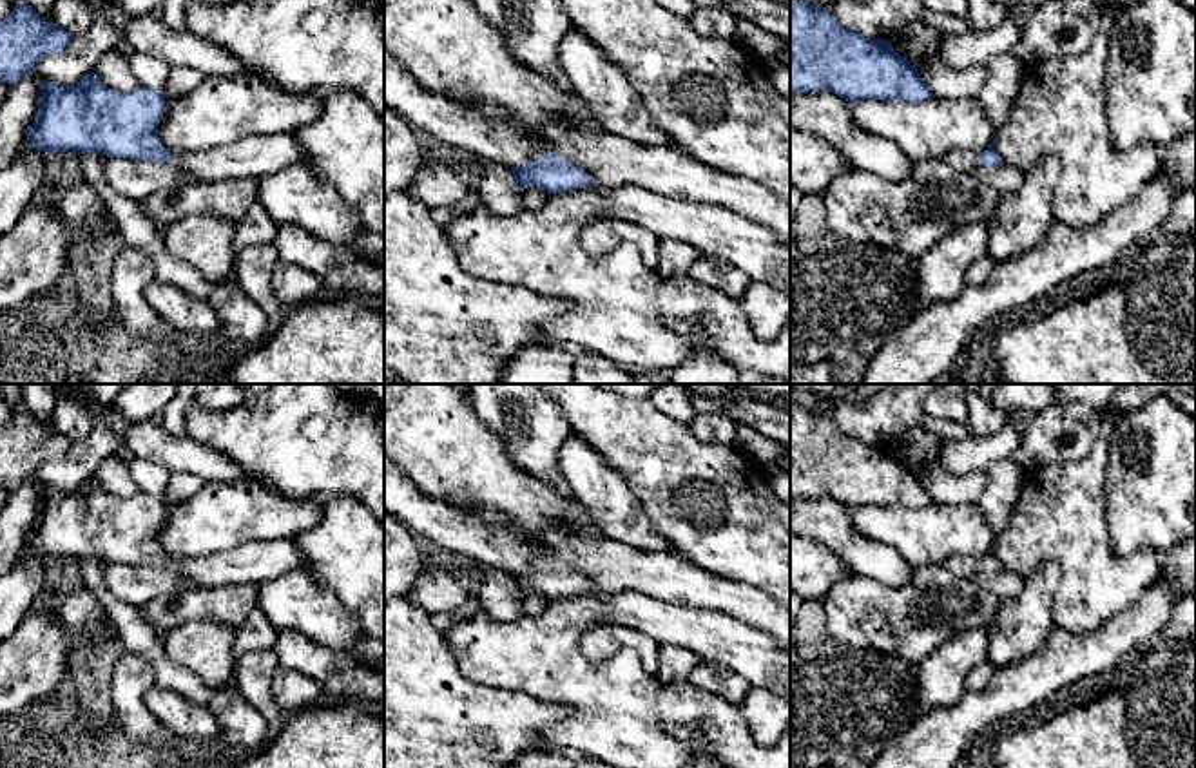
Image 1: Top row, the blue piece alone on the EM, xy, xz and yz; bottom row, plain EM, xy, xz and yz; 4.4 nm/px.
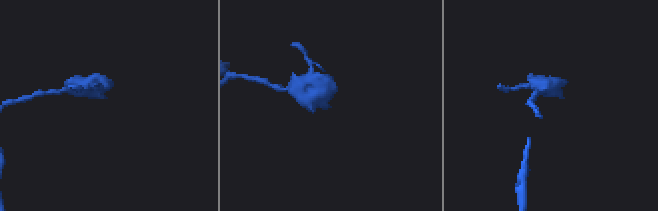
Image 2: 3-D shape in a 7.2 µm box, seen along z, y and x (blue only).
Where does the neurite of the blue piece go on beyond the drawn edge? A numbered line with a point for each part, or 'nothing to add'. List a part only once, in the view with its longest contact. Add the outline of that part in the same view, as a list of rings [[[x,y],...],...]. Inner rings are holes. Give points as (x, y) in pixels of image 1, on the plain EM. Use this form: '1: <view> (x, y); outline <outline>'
1: xz (611, 567); outline [[[573,538],[556,547],[555,558],[584,574],[598,596],[636,590],[658,601],[710,609],[770,634],[790,650],[788,607],[707,572],[680,552],[647,552],[607,538]]]

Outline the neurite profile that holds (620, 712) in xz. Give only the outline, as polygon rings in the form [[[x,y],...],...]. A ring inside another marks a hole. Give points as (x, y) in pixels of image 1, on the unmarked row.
[[[587,592],[549,600],[540,614],[524,614],[511,621],[495,619],[473,605],[442,634],[468,679],[573,710],[569,719],[540,730],[549,748],[565,748],[614,768],[683,768],[698,752],[710,754],[725,768],[790,768],[790,730],[776,744],[759,746],[736,706],[689,681],[661,683],[643,670],[638,652],[623,650],[605,661],[585,658],[580,638],[602,625],[607,625],[602,596]],[[669,726],[694,726],[698,734],[681,739],[669,732]]]

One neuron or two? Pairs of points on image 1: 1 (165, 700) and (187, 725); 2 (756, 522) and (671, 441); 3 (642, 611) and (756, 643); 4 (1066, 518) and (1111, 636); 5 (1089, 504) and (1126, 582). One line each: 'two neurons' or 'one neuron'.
1: one neuron
2: one neuron
3: one neuron
4: two neurons
5: one neuron

